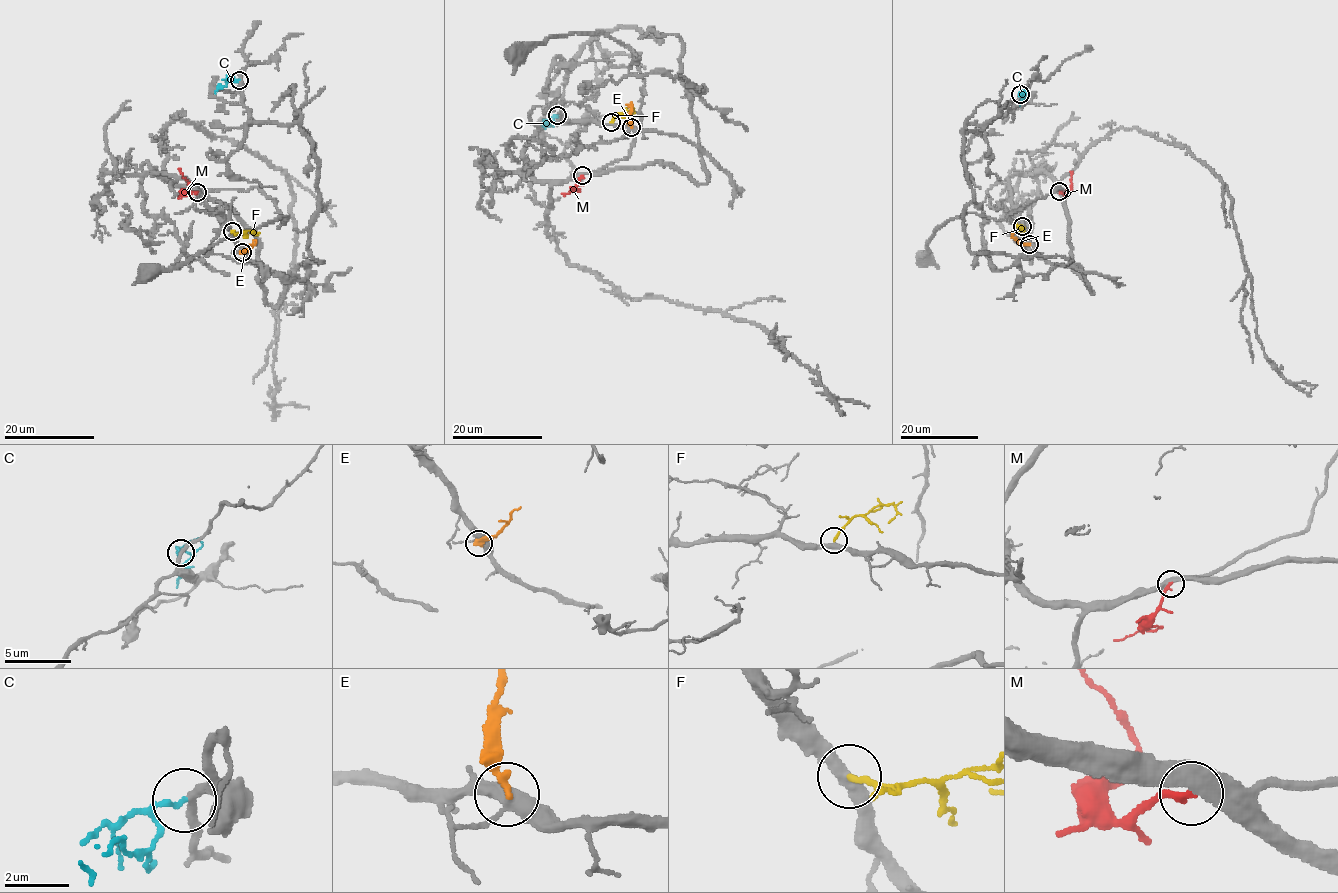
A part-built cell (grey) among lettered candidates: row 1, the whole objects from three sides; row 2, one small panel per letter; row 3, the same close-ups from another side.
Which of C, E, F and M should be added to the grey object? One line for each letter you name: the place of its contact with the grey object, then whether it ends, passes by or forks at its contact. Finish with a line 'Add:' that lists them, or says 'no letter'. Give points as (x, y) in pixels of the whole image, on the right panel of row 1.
F: Touches grey at (1022, 226). It ends there
Add: F

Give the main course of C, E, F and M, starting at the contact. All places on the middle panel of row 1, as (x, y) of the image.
C: (557, 115), (550, 123), (541, 124)
E: (632, 126), (630, 102)
F: (611, 123), (624, 112), (631, 112), (629, 117)
M: (582, 175), (575, 187), (579, 191), (563, 195)

